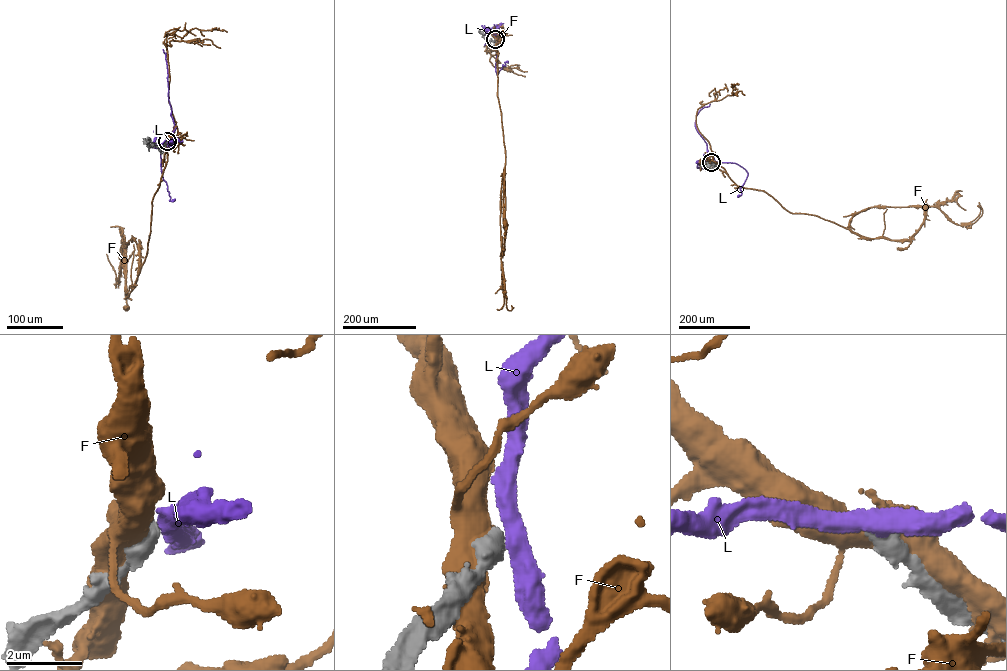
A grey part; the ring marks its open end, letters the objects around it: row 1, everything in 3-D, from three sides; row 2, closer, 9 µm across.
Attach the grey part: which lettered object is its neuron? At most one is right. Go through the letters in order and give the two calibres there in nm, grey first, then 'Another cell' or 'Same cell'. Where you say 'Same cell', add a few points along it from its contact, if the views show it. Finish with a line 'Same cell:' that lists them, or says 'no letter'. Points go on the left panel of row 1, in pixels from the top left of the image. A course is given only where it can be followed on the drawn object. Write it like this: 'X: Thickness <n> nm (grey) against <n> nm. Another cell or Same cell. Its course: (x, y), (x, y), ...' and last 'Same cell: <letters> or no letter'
F: Thickness 360 nm (grey) against 500 nm. Another cell
L: Thickness 500 nm (grey) against 480 nm. Another cell
Same cell: no letter

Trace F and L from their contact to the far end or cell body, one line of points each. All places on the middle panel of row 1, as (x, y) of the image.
F: (495, 40), (498, 53), (497, 96), (505, 154), (505, 223)
L: (495, 39), (497, 75), (507, 62)

